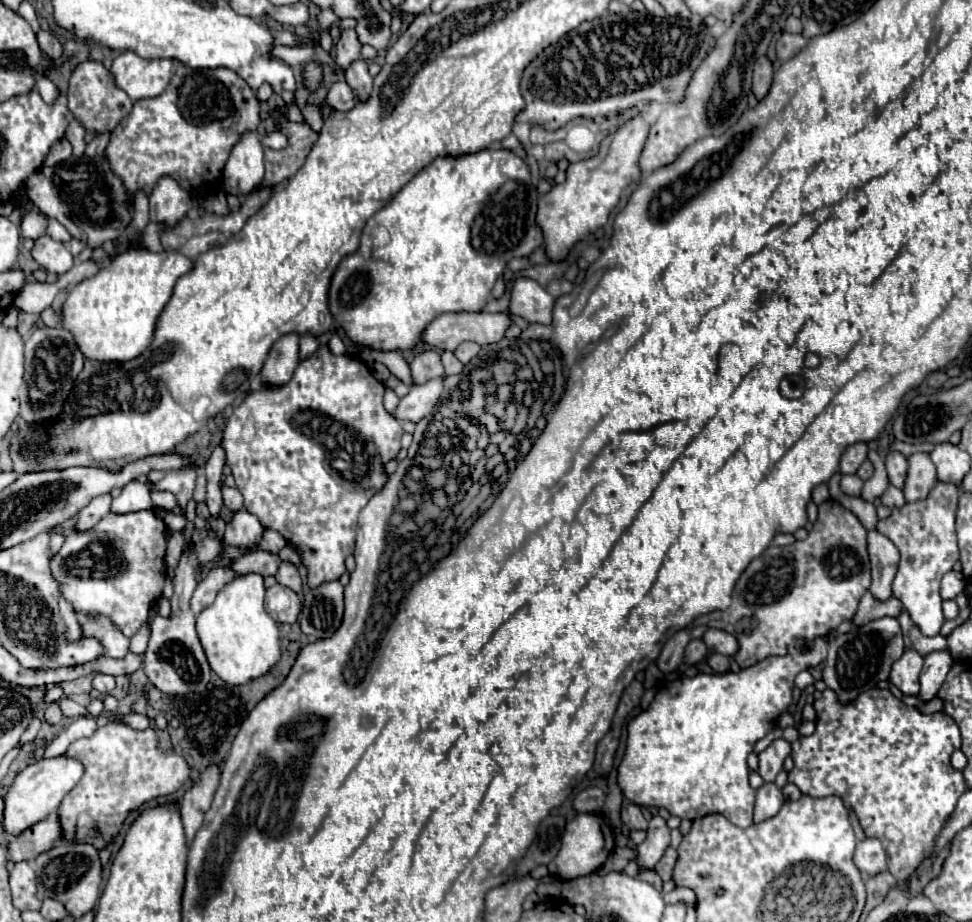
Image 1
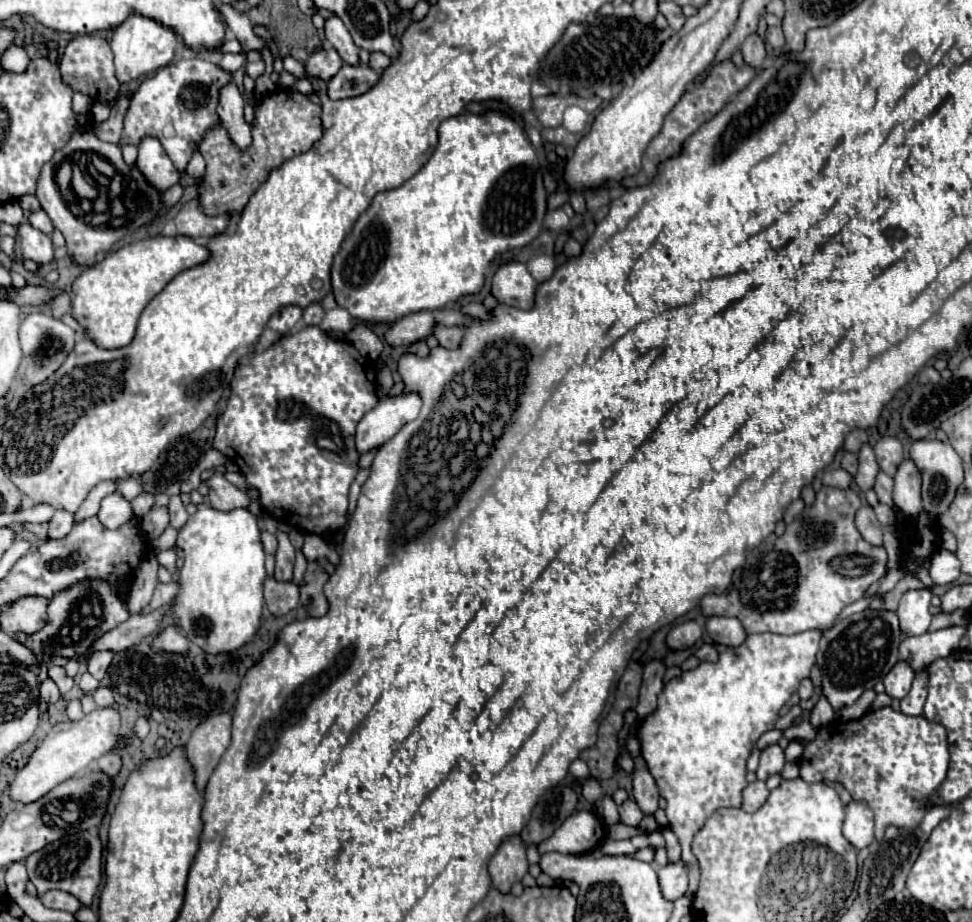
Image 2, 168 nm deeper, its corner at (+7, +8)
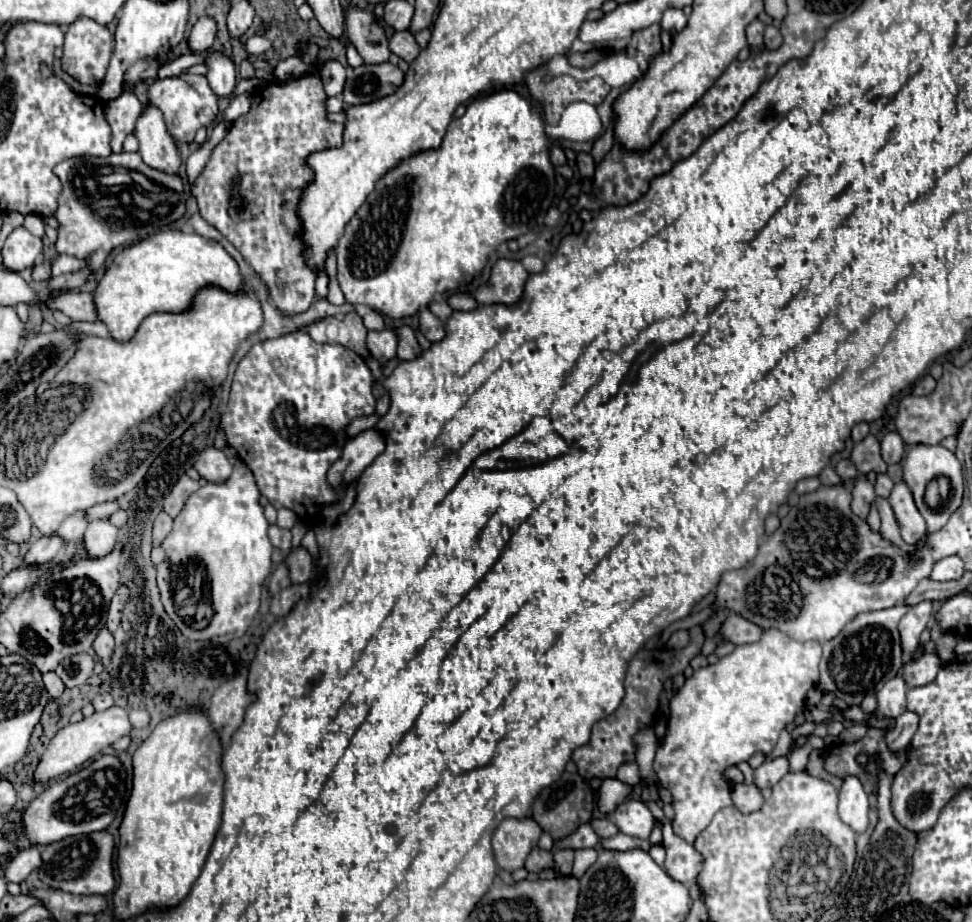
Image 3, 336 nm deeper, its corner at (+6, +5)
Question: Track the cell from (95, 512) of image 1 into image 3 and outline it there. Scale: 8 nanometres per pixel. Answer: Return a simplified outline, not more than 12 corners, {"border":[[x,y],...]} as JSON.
{"border":[[42,536],[24,554],[24,564],[50,564],[64,540]]}

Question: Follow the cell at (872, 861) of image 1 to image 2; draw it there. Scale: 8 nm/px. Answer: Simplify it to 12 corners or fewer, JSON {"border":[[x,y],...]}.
{"border":[[865,801],[845,805],[843,835],[857,849],[873,841],[873,813]]}

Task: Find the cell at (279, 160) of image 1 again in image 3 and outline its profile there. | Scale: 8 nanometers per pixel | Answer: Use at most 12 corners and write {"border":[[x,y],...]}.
{"border":[[316,74],[270,82],[192,186],[286,316],[314,302],[296,202],[342,144]]}

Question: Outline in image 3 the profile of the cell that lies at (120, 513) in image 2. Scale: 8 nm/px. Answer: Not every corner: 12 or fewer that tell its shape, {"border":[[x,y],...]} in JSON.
{"border":[[110,518],[92,520],[84,532],[90,556],[104,558],[116,544]]}

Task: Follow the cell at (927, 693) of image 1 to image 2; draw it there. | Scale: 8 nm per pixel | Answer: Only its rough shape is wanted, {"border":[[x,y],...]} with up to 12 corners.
{"border":[[927,669],[915,673],[909,695],[901,701],[901,713],[923,713],[927,695]]}

